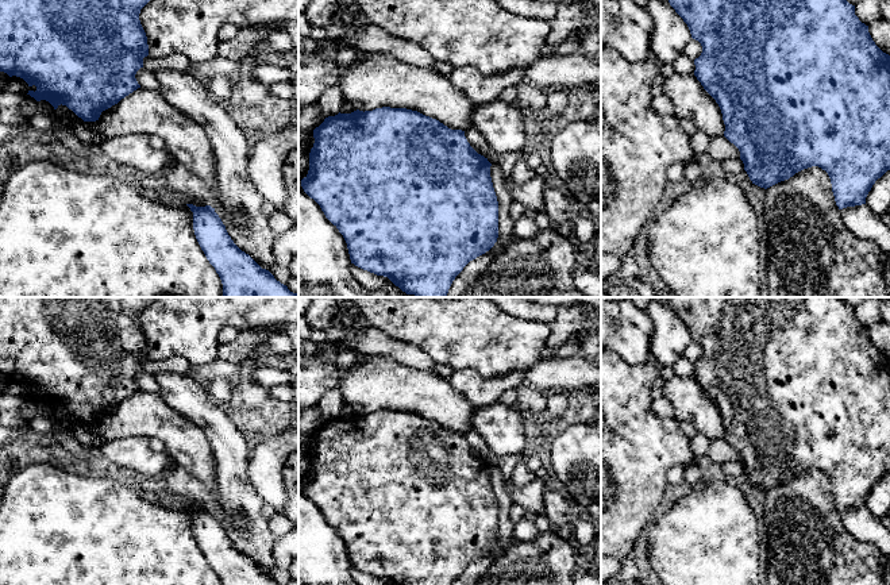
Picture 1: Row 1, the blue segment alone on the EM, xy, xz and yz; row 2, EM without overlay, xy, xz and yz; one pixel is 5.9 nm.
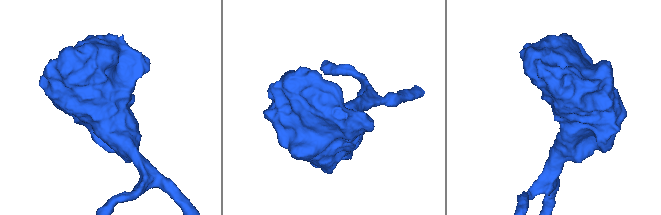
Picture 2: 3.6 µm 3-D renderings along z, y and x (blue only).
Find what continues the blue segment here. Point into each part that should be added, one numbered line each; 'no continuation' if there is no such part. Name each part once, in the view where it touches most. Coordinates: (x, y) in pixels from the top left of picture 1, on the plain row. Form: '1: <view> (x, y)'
no continuation

